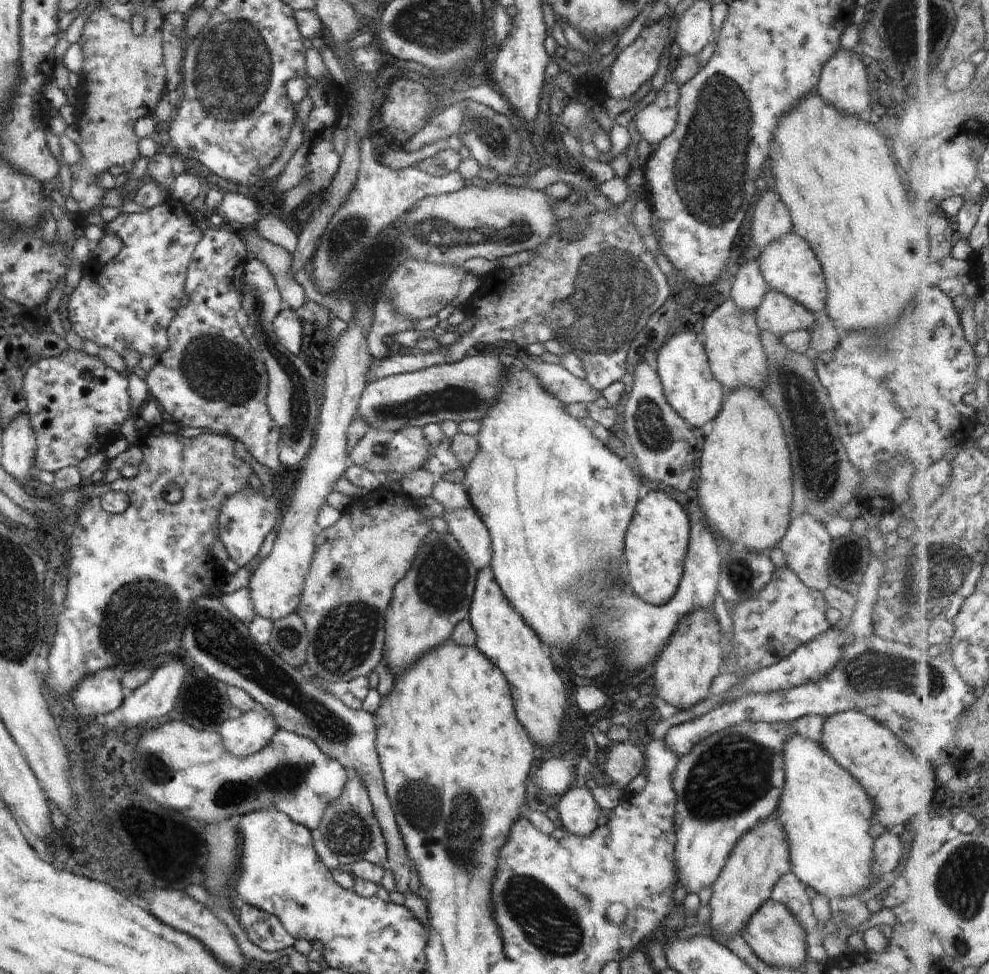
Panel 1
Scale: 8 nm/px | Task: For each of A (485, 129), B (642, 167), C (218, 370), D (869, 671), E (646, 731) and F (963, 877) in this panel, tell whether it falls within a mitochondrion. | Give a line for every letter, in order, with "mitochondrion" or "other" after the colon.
A: mitochondrion
B: other
C: mitochondrion
D: mitochondrion
E: other
F: mitochondrion

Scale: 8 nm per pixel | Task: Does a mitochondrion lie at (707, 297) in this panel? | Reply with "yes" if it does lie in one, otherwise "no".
no

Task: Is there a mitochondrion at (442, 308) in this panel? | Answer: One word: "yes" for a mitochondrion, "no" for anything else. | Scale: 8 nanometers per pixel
no

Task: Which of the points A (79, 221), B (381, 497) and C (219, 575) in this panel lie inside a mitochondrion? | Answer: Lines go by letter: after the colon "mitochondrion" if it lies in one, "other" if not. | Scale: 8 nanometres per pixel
A: other
B: other
C: other

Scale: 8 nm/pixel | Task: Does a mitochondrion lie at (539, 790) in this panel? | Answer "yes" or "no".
no

